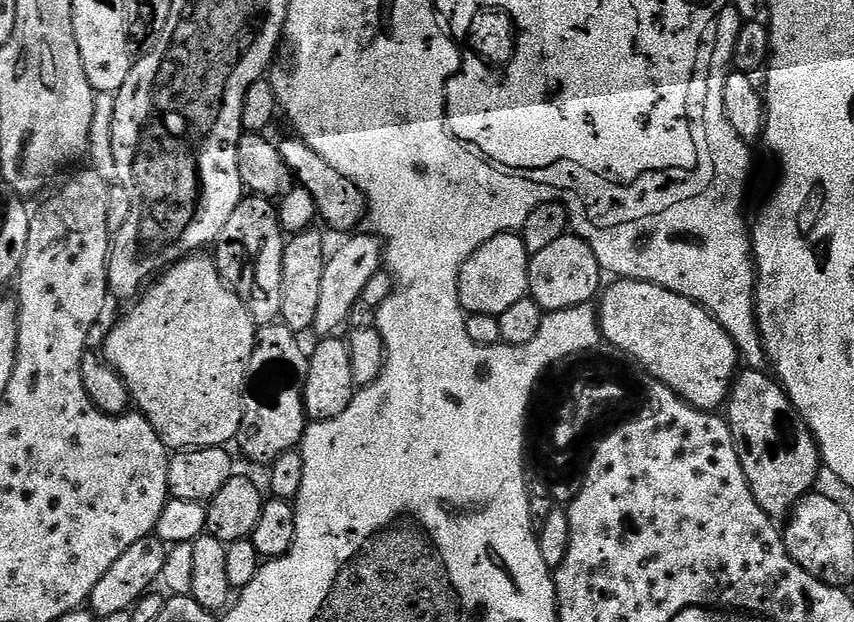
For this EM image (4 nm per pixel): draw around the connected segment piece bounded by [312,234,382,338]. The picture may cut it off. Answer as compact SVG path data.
M352 234L347 237L349 239L345 242L345 244L340 244L336 248L336 253L329 255L327 259L324 261L324 273L322 274L322 291L318 298L318 312L314 314L314 322L312 323L312 328L315 329L315 331L320 331L319 334L321 337L328 338L331 337L333 334L339 333L336 332L339 330L340 327L343 326L344 323L348 320L348 315L351 314L352 311L355 310L355 308L358 308L358 305L361 303L361 296L363 294L363 291L366 288L367 282L370 281L370 278L373 278L376 274L376 272L381 271L382 268L382 244L379 239L375 235L367 234L368 236L354 236L358 234Z

